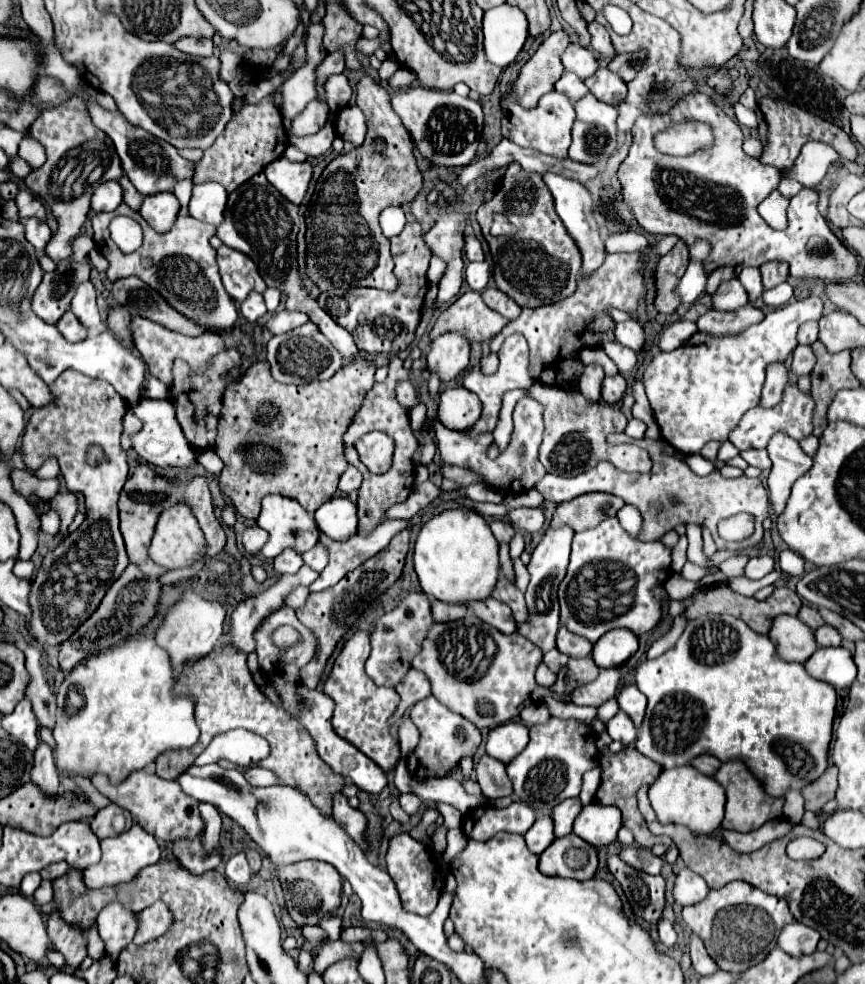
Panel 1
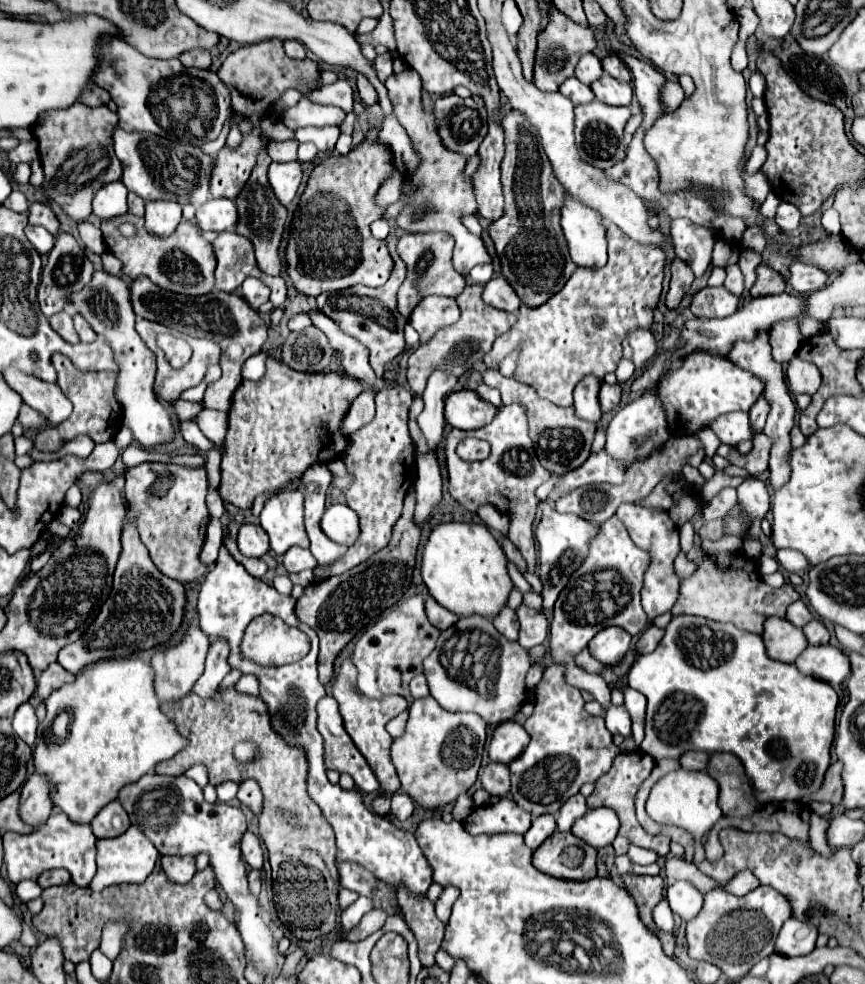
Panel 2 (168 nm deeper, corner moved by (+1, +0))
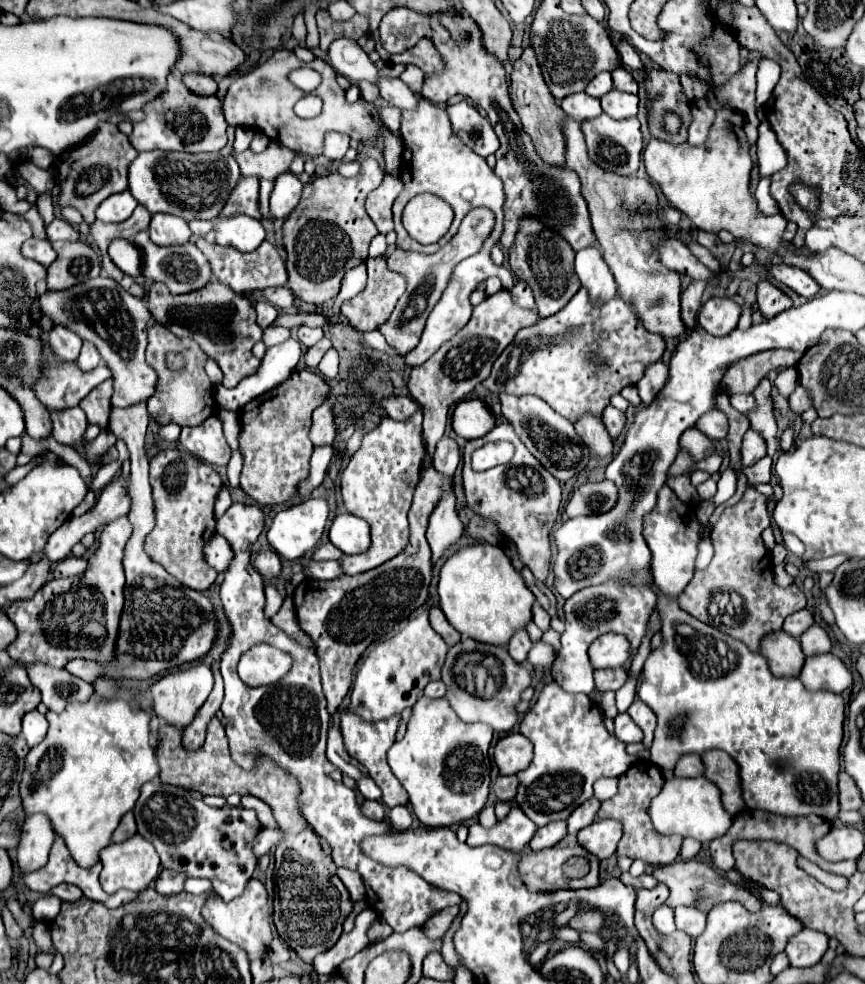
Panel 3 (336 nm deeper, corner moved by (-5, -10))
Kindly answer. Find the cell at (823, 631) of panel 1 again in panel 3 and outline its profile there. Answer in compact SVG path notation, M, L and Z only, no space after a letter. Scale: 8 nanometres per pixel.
M812 625L808 631L804 631L804 635L800 635L800 645L806 655L830 653L832 649L832 641L820 625Z

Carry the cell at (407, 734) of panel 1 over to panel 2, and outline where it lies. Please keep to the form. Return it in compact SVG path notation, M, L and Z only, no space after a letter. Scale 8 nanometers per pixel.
M404 709L398 717L394 717L388 725L386 725L386 731L392 735L392 737L400 737L404 733L404 727L406 727L406 719L408 719L408 709Z

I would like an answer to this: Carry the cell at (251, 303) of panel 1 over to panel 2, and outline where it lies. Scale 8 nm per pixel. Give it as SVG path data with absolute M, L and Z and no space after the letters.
M248 277L244 283L242 283L242 295L244 299L254 307L258 309L260 305L264 305L270 297L270 289L256 277Z

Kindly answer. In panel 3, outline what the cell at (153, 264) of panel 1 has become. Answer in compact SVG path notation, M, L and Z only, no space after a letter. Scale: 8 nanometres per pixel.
M140 231L134 235L134 243L142 249L144 253L144 269L142 275L146 277L146 281L160 281L164 283L172 295L180 295L180 293L188 293L188 291L198 291L200 287L206 287L214 275L212 275L212 267L206 259L206 255L192 243L184 243L184 245L176 245L176 247L158 247L150 241L148 231Z

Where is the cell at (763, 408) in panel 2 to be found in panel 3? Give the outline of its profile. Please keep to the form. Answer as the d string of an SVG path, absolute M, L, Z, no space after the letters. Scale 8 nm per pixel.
M748 429L746 435L744 435L744 441L742 441L742 463L744 465L754 465L762 457L766 457L764 437L758 431Z

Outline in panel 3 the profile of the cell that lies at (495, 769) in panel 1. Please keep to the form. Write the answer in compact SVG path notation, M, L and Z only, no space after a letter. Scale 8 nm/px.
M498 775L494 781L494 793L500 801L512 801L516 797L516 787L518 787L518 779L516 775Z

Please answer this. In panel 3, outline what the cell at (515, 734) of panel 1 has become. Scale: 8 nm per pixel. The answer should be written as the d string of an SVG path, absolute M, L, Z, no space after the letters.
M508 733L496 743L494 761L502 775L518 773L532 761L532 743L520 733Z

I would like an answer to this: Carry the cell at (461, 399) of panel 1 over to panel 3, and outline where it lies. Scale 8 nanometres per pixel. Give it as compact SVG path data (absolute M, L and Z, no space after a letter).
M464 399L452 413L452 429L462 439L484 437L496 425L494 415L480 399Z

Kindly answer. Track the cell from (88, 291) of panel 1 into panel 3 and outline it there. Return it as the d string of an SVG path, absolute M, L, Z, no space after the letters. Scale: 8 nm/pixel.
M88 341L82 343L82 353L78 357L78 363L80 363L82 371L90 371L100 363L100 353L96 351L96 347L92 343L88 343Z

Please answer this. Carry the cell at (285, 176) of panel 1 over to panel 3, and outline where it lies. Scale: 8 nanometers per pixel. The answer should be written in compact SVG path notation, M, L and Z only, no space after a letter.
M294 173L278 175L272 197L270 197L270 213L278 219L288 217L300 203L302 189L304 189L304 185Z

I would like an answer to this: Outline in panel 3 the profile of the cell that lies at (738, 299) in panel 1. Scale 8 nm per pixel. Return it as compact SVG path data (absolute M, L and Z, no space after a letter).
M712 297L698 313L698 325L712 335L728 335L736 329L740 317L740 305L728 297Z

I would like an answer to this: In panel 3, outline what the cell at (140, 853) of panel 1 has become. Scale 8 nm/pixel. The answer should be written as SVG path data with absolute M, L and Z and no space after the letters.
M138 833L126 839L124 843L110 843L108 847L104 847L100 851L100 861L102 861L100 885L108 895L114 895L120 889L130 889L134 893L140 893L146 887L150 887L150 883L160 873L160 857L156 855L156 849Z

